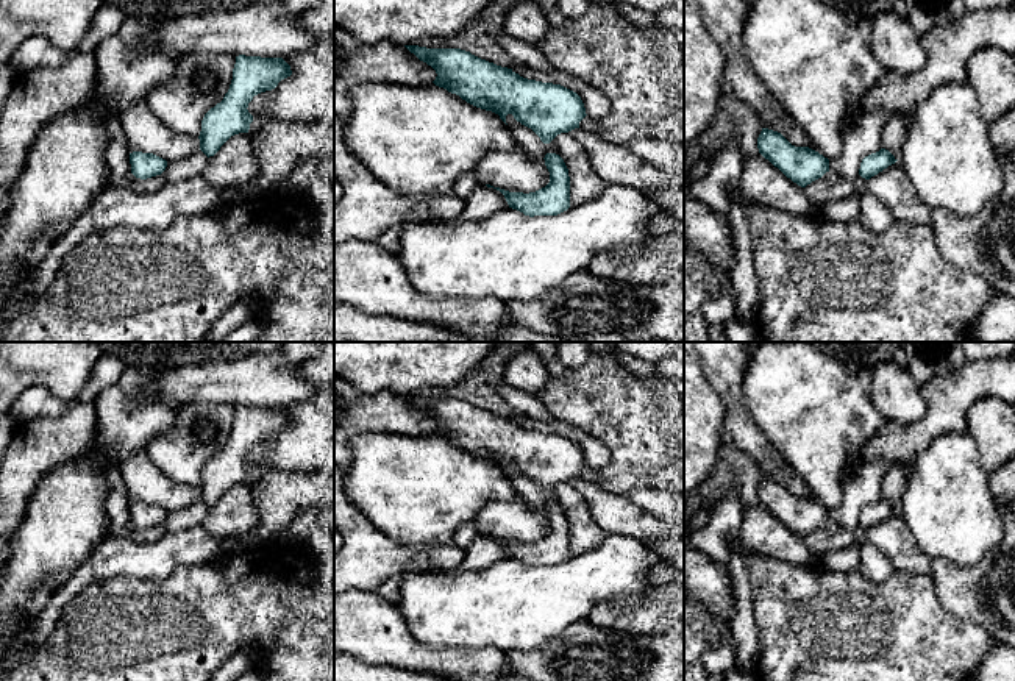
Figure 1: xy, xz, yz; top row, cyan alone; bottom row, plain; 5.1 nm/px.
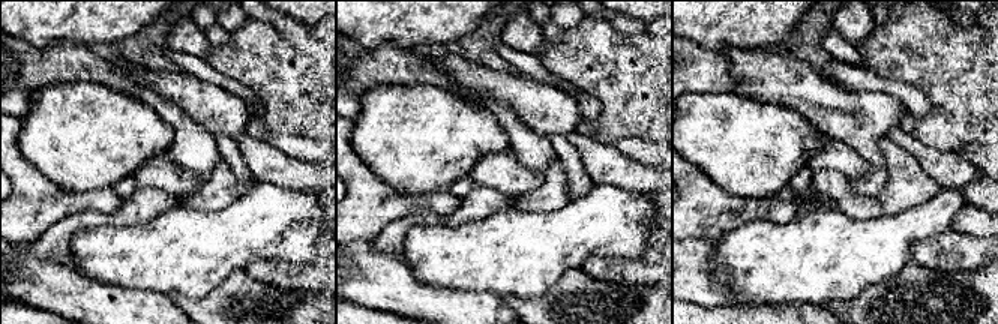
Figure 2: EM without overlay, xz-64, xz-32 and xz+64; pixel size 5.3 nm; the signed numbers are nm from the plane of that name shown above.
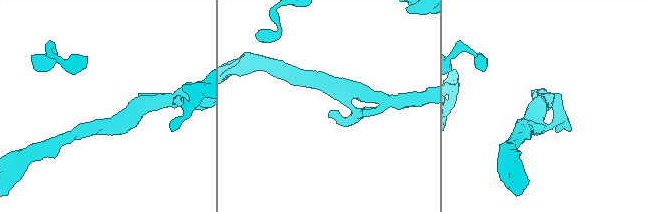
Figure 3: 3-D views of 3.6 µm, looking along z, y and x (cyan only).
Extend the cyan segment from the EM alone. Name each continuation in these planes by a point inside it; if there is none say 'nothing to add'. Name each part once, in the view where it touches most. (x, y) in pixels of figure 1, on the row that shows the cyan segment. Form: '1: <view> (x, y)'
nothing to add

